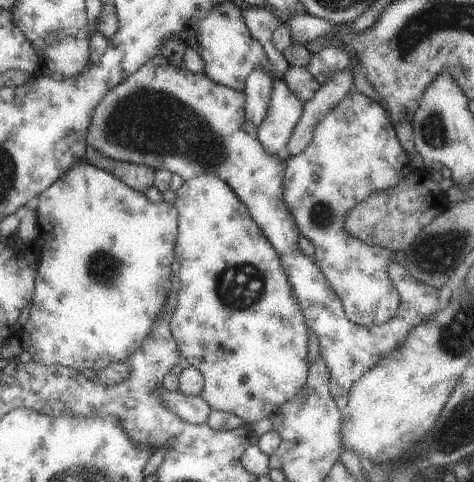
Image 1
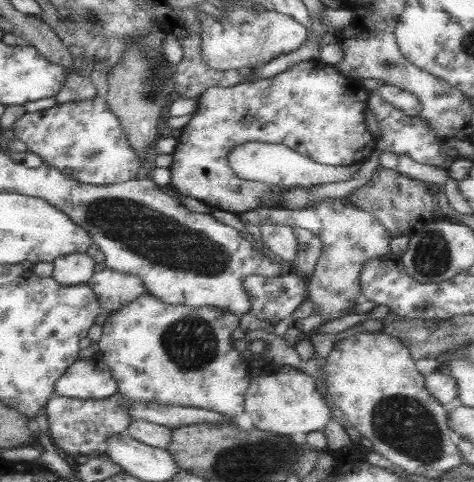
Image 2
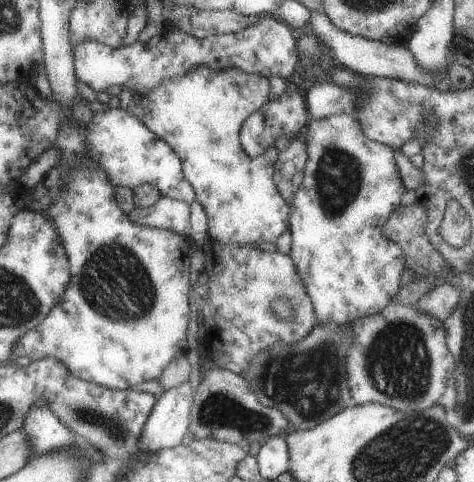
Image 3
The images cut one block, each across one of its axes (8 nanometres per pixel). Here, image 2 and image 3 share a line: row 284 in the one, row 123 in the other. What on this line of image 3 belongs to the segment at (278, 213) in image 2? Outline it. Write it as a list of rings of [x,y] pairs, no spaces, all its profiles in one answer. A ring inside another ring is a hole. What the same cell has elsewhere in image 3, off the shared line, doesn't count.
[[[343,112],[309,119],[301,134],[305,140],[306,160],[299,188],[288,203],[291,234],[288,256],[311,302],[315,326],[331,322],[341,327],[355,318],[377,314],[401,288],[400,276],[406,267],[405,252],[399,244],[383,237],[381,224],[397,209],[406,189],[394,162],[395,151],[365,138],[353,114]]]

